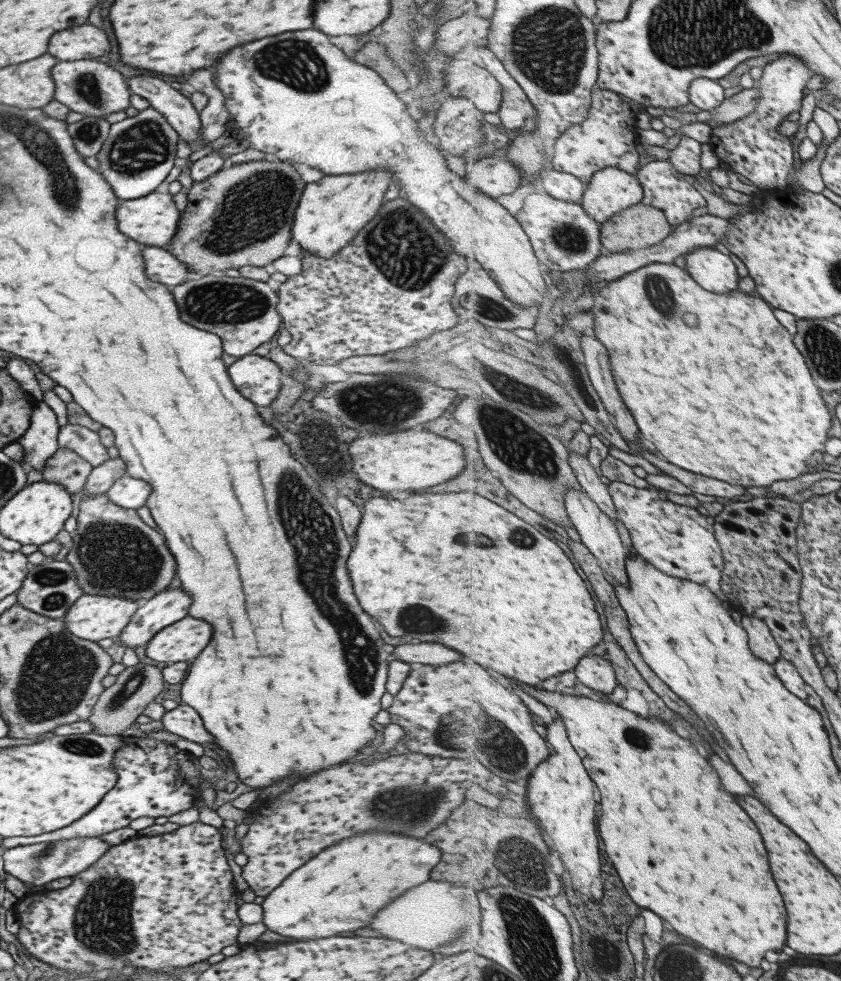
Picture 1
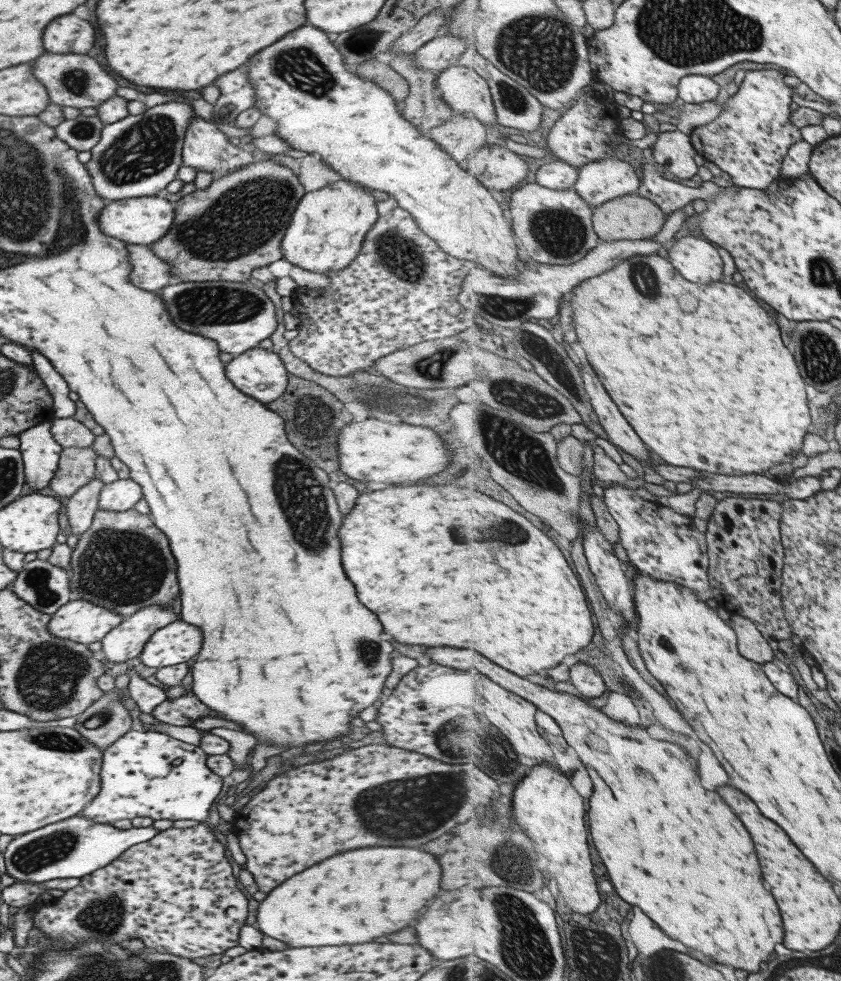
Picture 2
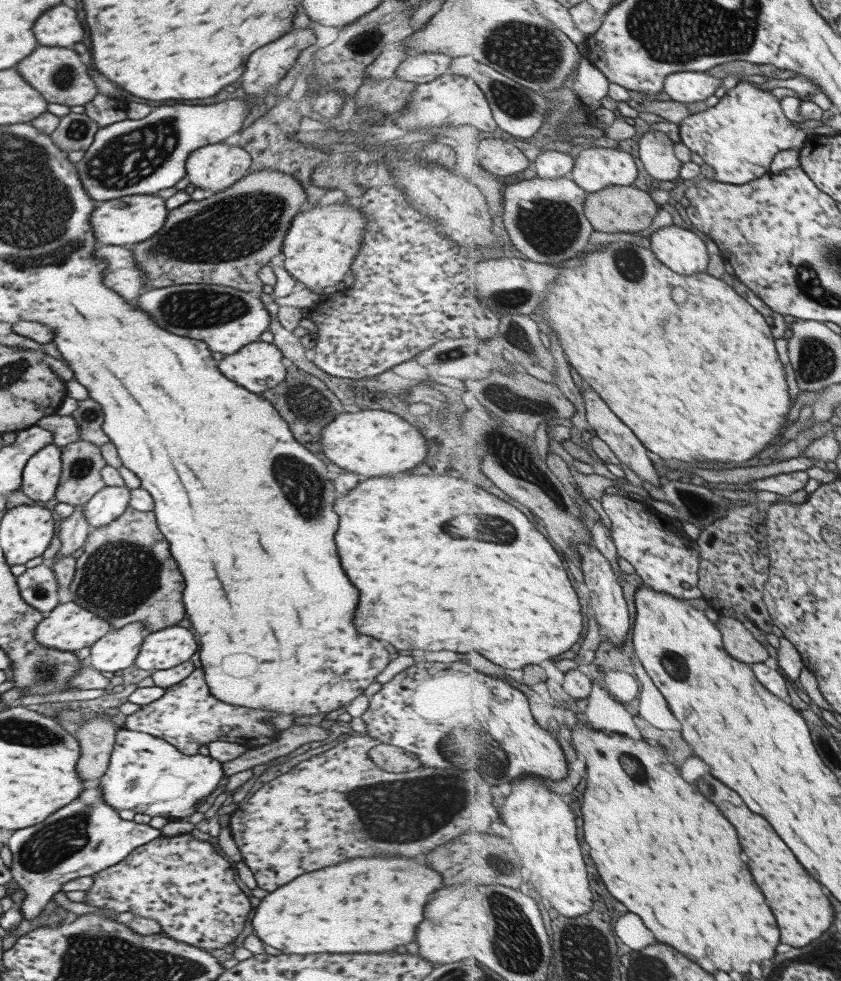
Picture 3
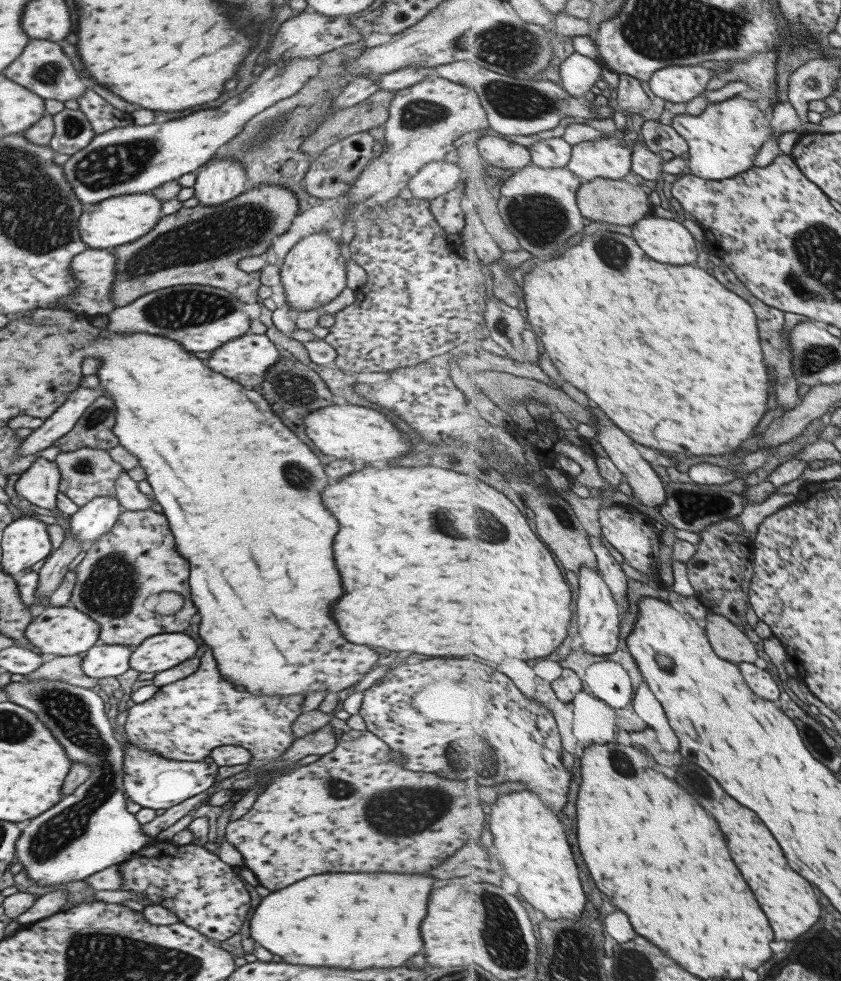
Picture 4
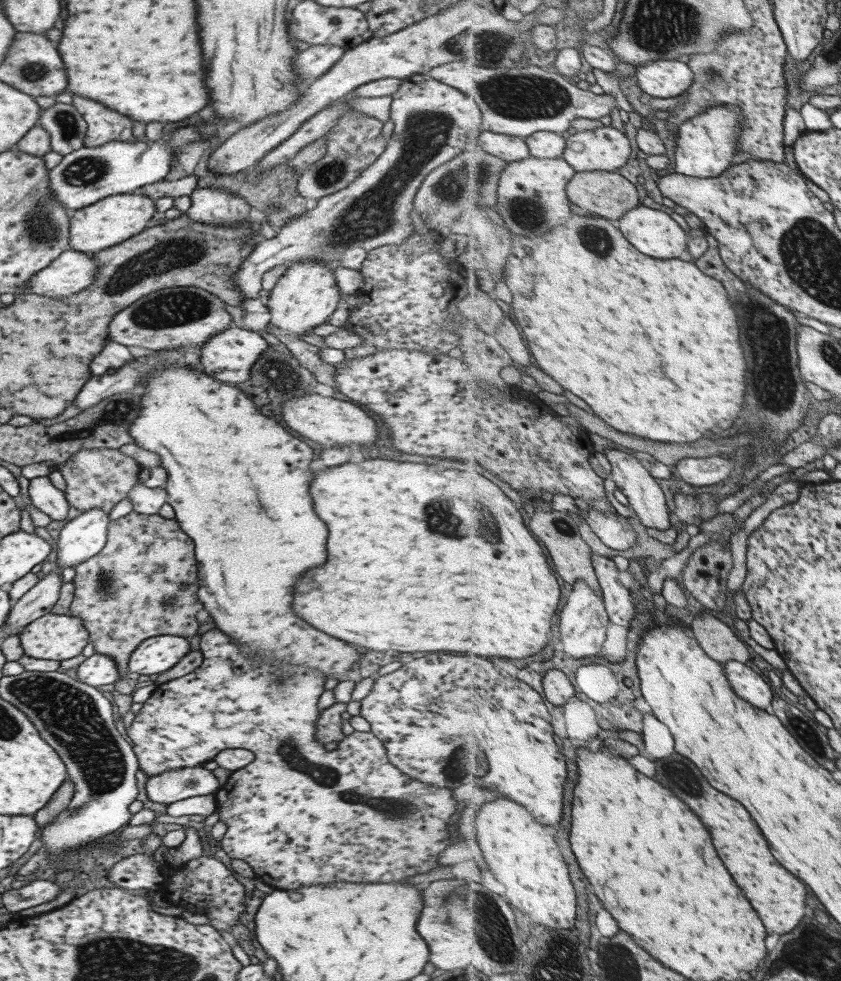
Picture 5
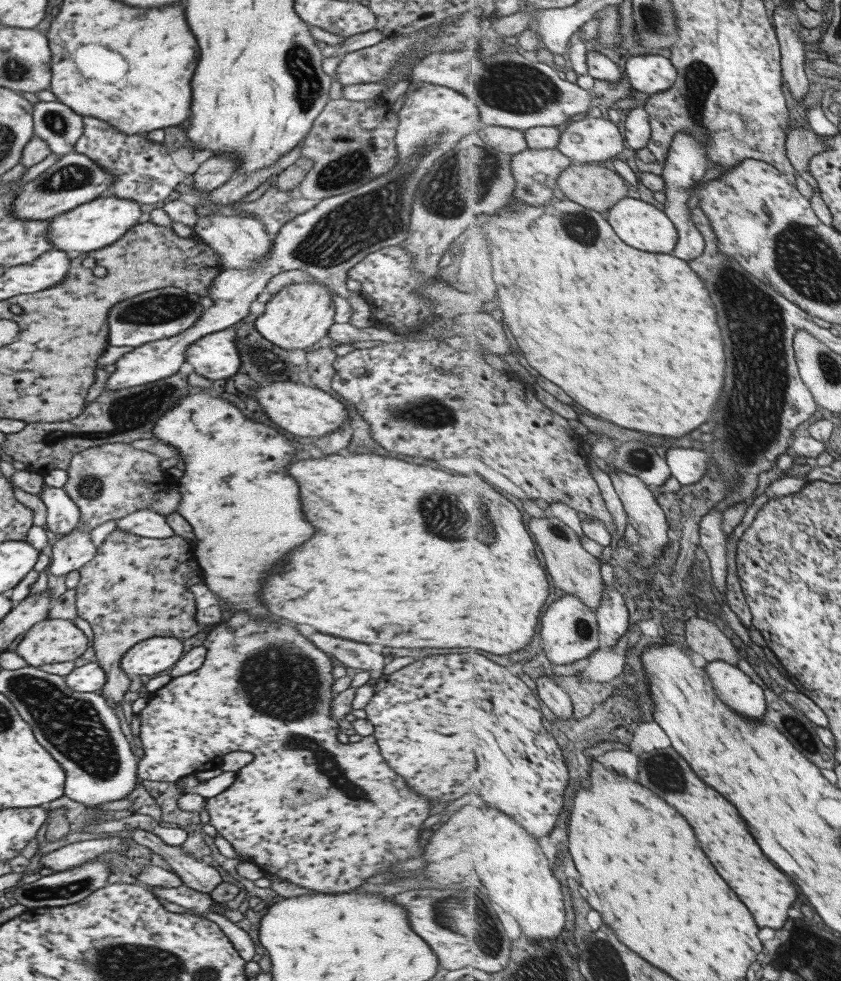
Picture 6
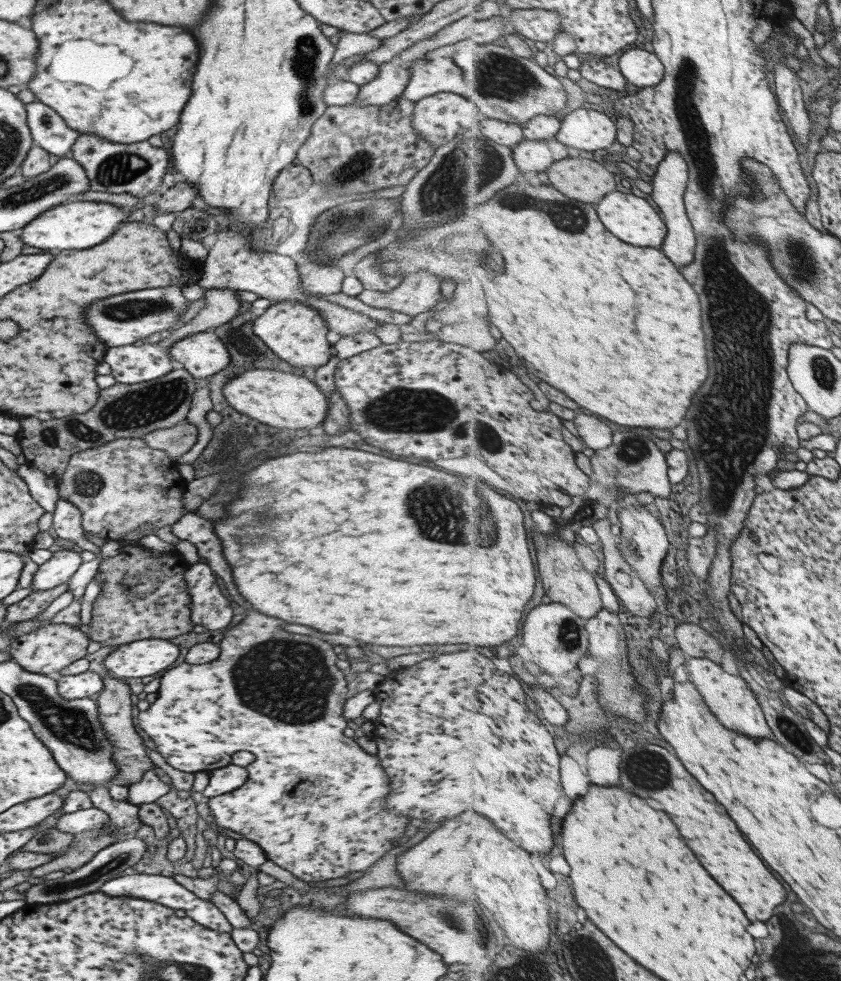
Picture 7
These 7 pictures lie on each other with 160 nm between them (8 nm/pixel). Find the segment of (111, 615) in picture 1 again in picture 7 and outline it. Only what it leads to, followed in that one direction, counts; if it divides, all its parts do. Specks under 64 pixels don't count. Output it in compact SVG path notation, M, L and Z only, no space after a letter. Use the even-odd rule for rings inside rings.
M47 623L27 634L13 638L5 651L27 672L56 676L59 670L86 655L90 641L78 627L63 623Z

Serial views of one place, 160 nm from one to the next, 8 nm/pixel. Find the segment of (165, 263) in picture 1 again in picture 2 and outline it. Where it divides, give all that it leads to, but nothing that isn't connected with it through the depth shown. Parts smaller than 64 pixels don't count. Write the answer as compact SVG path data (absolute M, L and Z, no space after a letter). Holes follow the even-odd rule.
M149 245L127 246L127 262L131 264L129 280L133 286L139 287L139 290L159 292L174 281L167 266L159 258L155 258L155 254L151 254Z

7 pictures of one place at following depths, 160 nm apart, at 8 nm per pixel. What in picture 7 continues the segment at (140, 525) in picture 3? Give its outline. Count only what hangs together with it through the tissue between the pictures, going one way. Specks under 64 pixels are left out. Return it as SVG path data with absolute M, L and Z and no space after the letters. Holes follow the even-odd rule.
M121 544L117 555L101 560L94 575L94 579L98 580L100 591L90 604L92 607L90 607L88 640L98 642L105 650L111 650L135 640L168 639L191 632L190 598L184 581L184 572L188 565L175 550L155 554L143 545ZM105 672L101 679L103 688L94 697L97 705L97 720L99 720L101 730L105 733L105 740L111 744L111 759L118 766L117 775L109 781L109 785L129 788L141 782L146 772L153 770L153 765L145 754L147 748L133 728L129 687L124 680L116 679L109 672Z

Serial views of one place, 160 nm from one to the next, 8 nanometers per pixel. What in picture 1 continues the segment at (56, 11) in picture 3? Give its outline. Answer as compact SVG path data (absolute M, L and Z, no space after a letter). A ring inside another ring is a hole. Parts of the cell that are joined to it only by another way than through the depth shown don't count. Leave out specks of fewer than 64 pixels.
M83 24L77 28L55 32L49 40L47 52L58 61L93 60L107 55L107 36L91 26Z

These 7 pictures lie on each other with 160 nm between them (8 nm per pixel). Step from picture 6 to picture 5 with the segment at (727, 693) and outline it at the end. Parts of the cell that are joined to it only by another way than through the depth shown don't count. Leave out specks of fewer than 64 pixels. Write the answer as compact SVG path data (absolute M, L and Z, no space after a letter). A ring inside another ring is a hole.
M739 661L727 662L725 670L735 692L741 698L769 712L769 708L773 706L773 689L769 686L769 682L774 680L772 677L759 670L755 672L753 668Z

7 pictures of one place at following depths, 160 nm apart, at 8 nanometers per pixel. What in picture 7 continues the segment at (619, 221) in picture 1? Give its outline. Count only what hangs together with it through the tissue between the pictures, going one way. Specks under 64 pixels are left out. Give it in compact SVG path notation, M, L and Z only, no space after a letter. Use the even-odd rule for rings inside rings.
M567 157L547 172L551 184L562 190L569 198L588 205L596 205L617 190L617 180L607 168L599 162L583 157Z

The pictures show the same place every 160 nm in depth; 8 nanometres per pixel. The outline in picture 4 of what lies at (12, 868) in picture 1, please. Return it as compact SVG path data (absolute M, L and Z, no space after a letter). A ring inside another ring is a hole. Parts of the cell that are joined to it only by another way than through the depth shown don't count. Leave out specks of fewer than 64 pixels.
M26 675L19 682L11 682L5 685L4 691L9 696L9 702L22 706L35 714L39 720L53 734L53 738L63 746L67 758L72 764L79 763L89 770L87 780L77 787L73 793L63 797L55 806L39 814L20 830L17 842L15 843L15 858L26 870L26 877L35 886L53 886L81 880L90 874L95 874L112 864L119 864L129 860L138 852L147 840L150 839L137 823L134 814L125 809L123 791L123 746L119 745L112 736L109 722L104 713L101 698L91 689L73 686L60 680L29 680Z

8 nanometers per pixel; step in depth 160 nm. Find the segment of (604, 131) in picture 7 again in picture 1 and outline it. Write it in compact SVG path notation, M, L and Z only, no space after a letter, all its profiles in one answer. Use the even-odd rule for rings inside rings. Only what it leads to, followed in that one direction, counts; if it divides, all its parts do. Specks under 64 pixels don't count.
M609 166L595 173L587 185L582 205L584 209L601 225L616 214L643 202L645 197L642 182L637 175L629 174L619 167Z

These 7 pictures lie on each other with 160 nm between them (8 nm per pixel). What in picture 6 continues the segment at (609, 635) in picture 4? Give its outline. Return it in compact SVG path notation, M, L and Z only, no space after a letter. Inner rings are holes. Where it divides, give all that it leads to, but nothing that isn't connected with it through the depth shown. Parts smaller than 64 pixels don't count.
M565 594L549 606L541 622L541 646L545 656L555 664L571 664L583 658L589 658L599 649L600 626L597 609L588 607L575 595Z

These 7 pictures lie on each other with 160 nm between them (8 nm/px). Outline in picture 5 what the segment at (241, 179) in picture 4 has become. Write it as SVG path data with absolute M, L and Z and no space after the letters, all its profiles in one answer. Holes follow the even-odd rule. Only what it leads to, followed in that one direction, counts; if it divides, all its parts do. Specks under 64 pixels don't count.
M201 187L194 189L190 194L190 205L185 214L195 222L208 225L238 225L248 221L250 206L244 198L228 193L221 187Z

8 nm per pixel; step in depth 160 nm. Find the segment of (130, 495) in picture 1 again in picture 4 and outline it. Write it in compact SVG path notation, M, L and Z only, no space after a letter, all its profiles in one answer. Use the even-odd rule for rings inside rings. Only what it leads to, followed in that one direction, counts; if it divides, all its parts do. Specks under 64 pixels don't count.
M98 496L86 503L70 516L69 530L81 544L90 545L113 526L122 509L114 496Z

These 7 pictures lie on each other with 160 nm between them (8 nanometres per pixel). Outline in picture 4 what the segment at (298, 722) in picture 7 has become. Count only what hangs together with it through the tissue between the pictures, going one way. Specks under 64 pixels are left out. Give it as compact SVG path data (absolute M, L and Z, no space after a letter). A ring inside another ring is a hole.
M205 650L199 668L189 676L158 687L149 700L127 709L123 729L129 744L169 760L199 762L217 746L245 748L252 760L250 767L243 772L249 772L279 760L279 756L295 742L291 725L301 714L299 705L303 698L300 694L290 694L285 698L259 698L237 690L221 680L211 652ZM349 730L349 732L343 734L342 738L336 740L336 746L333 750L328 754L320 755L318 760L302 766L299 765L295 769L286 769L296 764L298 761L296 760L296 762L292 762L292 764L288 764L284 768L276 768L275 771L259 777L257 783L245 788L245 792L249 792L254 787L262 788L262 791L243 816L226 824L225 842L229 842L241 854L245 868L251 870L258 884L263 888L267 888L267 890L276 891L284 886L289 886L292 882L313 876L313 874L323 874L323 872L401 872L401 874L403 872L407 872L407 874L423 872L424 874L426 870L439 866L439 863L442 863L447 857L463 847L465 840L473 841L485 836L483 830L485 830L485 824L487 824L488 814L483 812L477 782L469 784L471 780L447 780L447 778L439 778L435 774L415 773L411 772L412 770L405 770L401 764L389 759L389 751L390 749L371 732L367 732L367 730L363 730L363 732Z

